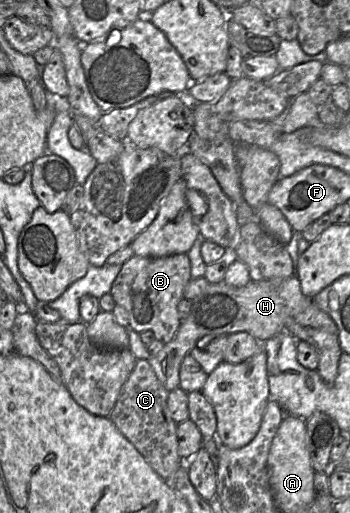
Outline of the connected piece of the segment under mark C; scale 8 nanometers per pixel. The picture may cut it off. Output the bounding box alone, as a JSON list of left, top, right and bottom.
[108,359,186,483]

